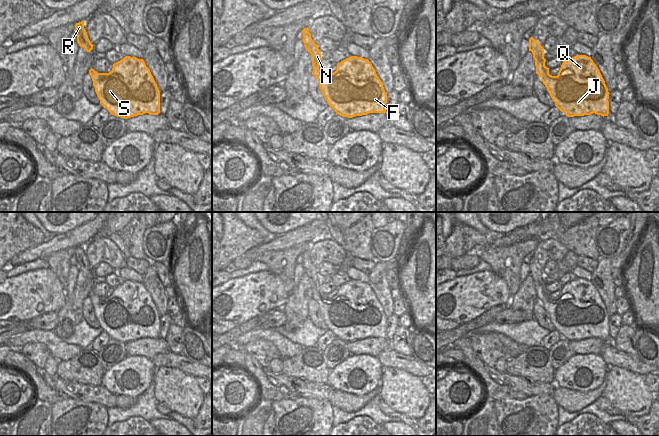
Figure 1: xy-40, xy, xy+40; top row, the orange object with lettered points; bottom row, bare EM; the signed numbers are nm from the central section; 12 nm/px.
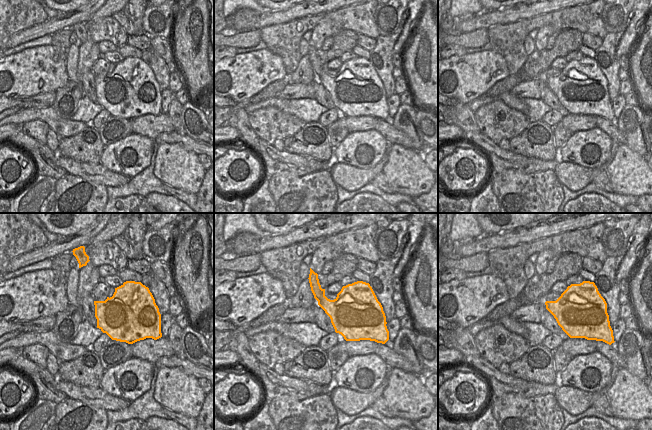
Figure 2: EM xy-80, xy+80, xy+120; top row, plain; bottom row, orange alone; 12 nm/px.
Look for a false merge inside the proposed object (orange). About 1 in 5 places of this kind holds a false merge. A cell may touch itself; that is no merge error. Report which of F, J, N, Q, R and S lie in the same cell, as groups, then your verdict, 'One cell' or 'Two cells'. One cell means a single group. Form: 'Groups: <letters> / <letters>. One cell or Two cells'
Groups: F J N Q R S. One cell.

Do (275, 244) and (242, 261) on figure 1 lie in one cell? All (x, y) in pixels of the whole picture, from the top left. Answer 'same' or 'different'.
different

